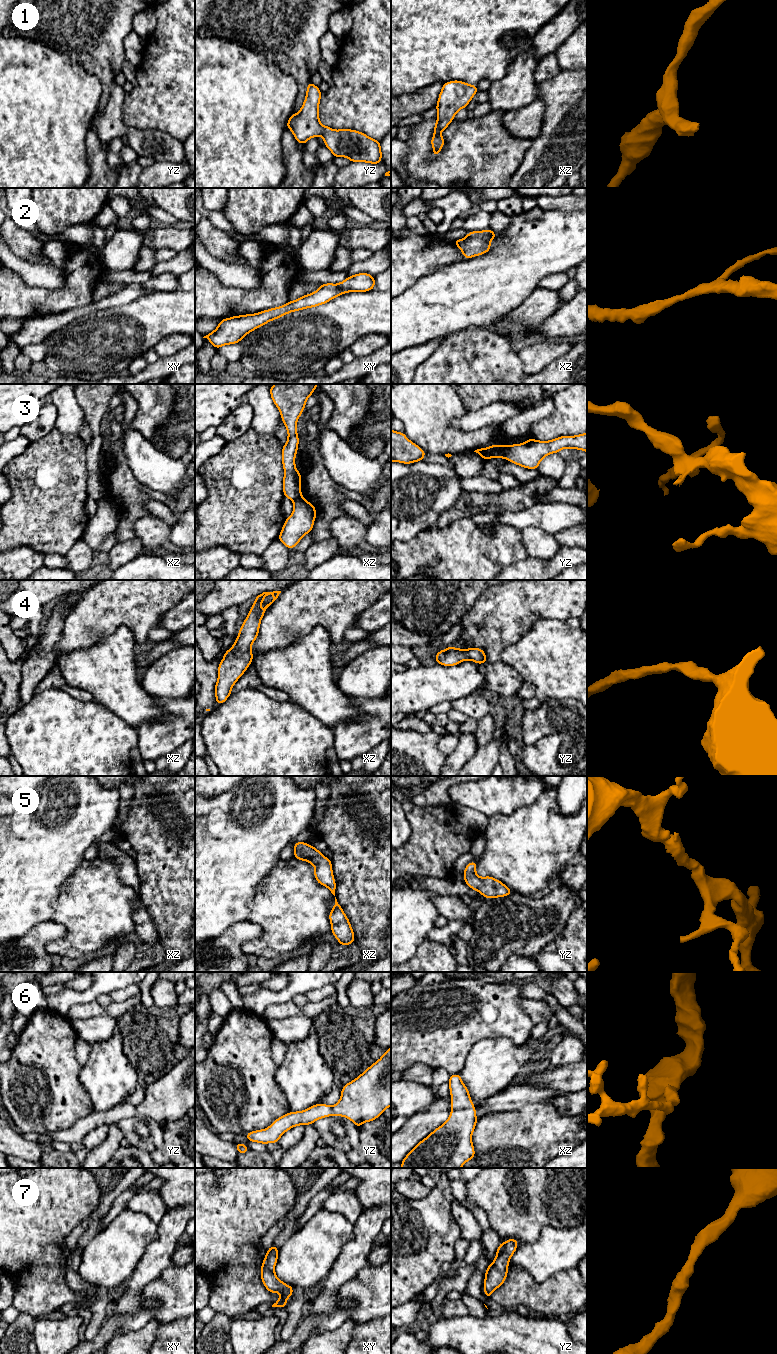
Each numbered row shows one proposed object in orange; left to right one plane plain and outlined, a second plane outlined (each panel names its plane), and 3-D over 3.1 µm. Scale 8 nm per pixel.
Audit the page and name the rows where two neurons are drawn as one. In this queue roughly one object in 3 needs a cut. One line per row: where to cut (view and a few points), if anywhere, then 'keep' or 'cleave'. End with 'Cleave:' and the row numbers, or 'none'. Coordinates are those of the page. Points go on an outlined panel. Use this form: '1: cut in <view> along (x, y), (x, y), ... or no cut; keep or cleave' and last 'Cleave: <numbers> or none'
1: no cut; keep
2: no cut; keep
3: cut in yz along (507, 446), (504, 457); cleave
4: no cut; keep
5: no cut; keep
6: no cut; keep
7: no cut; keep
Cleave: 3

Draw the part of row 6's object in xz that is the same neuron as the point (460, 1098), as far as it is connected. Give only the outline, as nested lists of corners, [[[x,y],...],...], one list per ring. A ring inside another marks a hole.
[[[459,1074],[450,1075],[451,1112],[447,1121],[420,1141],[403,1159],[401,1168],[461,1168],[475,1156],[472,1134],[478,1121],[469,1091]]]

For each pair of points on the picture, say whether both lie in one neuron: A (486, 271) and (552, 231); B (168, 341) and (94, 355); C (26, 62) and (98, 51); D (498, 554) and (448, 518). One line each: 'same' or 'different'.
A: same
B: different
C: different
D: different

